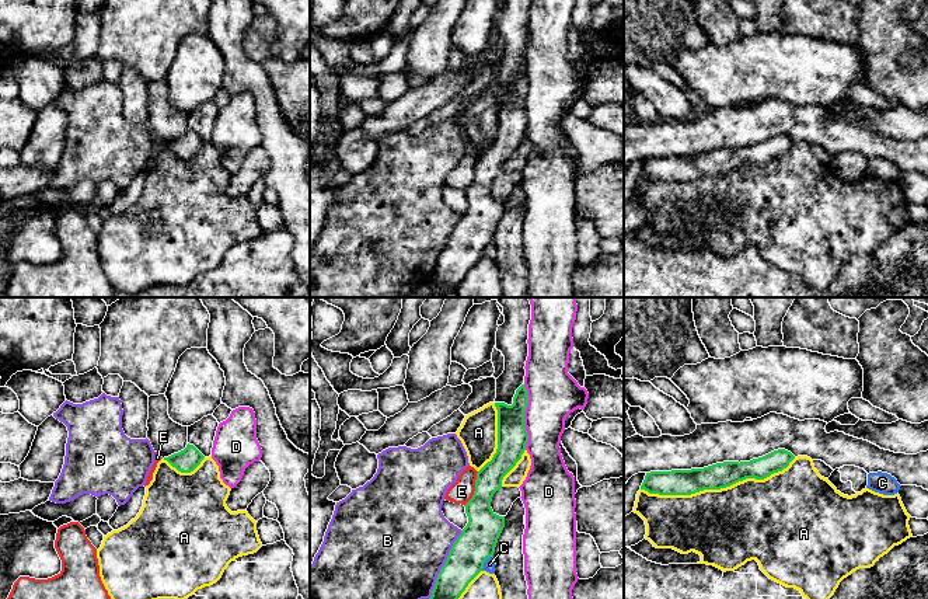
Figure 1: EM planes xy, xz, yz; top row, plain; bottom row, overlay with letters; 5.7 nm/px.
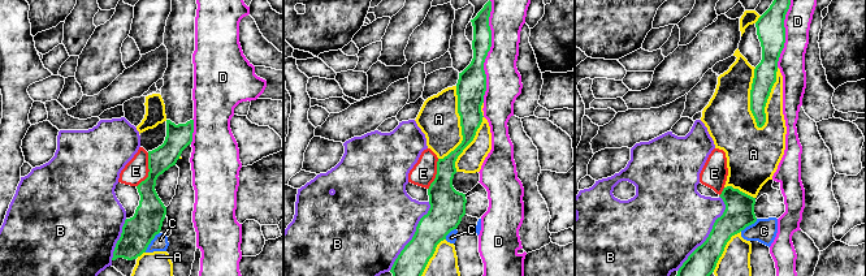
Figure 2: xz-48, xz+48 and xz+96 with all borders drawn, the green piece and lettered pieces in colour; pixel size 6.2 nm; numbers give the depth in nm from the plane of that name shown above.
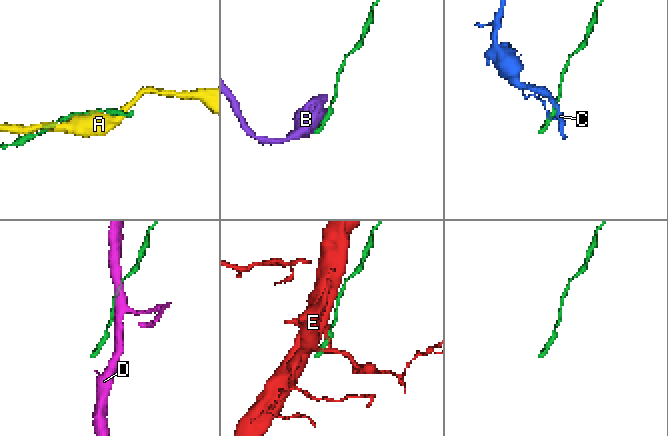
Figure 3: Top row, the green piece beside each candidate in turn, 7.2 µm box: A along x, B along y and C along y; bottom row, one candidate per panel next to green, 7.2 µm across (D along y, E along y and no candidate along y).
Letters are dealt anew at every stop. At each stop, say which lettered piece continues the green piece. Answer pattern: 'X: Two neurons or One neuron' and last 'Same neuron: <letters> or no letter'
A: Two neurons
B: Two neurons
C: Two neurons
D: Two neurons
E: Two neurons
Same neuron: no letter

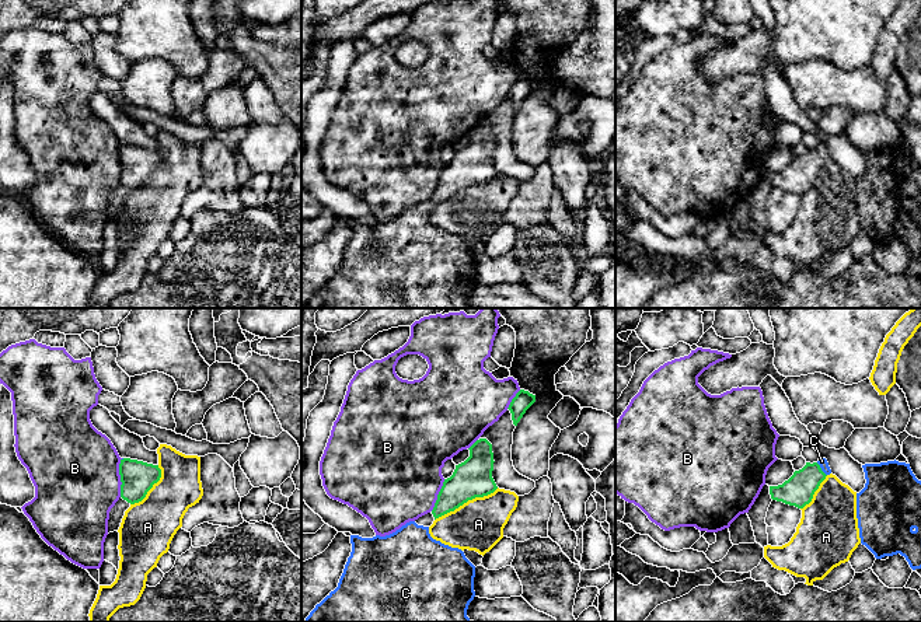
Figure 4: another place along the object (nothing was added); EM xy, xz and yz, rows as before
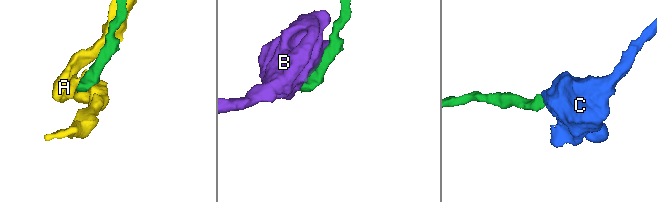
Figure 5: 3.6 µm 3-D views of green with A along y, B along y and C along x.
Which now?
A: Two neurons
B: Two neurons
C: One neuron
Same neuron: C

